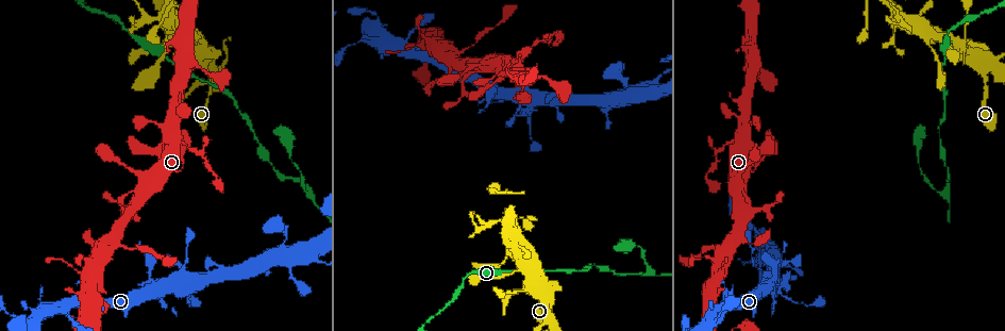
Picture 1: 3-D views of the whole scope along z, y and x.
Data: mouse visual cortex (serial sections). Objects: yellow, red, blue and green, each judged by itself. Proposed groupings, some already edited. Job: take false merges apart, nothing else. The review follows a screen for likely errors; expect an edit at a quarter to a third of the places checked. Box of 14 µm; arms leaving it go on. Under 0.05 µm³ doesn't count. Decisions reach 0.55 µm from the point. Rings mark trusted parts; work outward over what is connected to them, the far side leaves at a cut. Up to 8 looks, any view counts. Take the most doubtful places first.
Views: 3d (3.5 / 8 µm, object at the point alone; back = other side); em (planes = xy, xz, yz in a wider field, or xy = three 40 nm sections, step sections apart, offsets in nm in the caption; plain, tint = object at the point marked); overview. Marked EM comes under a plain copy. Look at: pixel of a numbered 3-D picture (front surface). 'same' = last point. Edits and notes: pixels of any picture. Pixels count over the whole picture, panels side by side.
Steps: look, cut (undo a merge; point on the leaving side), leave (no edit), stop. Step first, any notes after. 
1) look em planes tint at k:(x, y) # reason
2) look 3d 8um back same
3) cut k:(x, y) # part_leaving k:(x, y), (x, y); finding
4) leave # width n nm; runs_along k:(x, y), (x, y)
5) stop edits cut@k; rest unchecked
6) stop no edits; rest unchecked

look 3d 3.5um at 1:(189, 149) # calibre changes

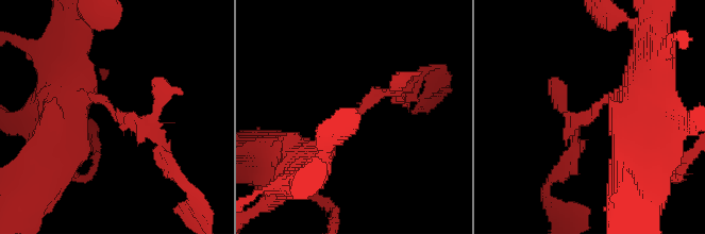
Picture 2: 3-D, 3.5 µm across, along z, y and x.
look em xy step 1 tint at 2:(115, 115) # shape alone is not enough

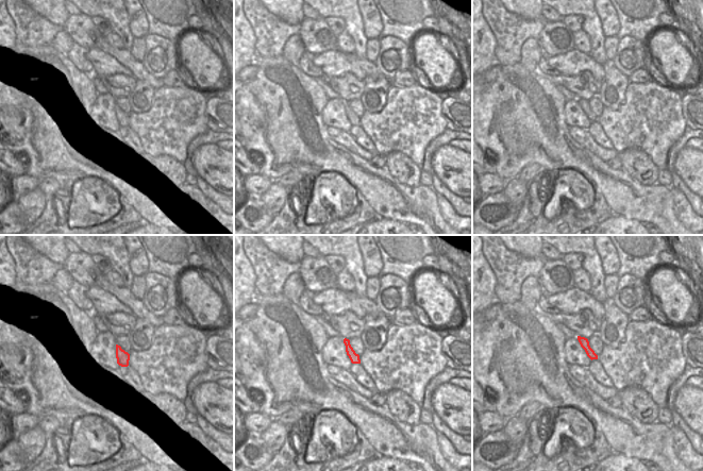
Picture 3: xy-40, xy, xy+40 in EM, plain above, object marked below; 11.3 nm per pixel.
look em xy step 2 tint same

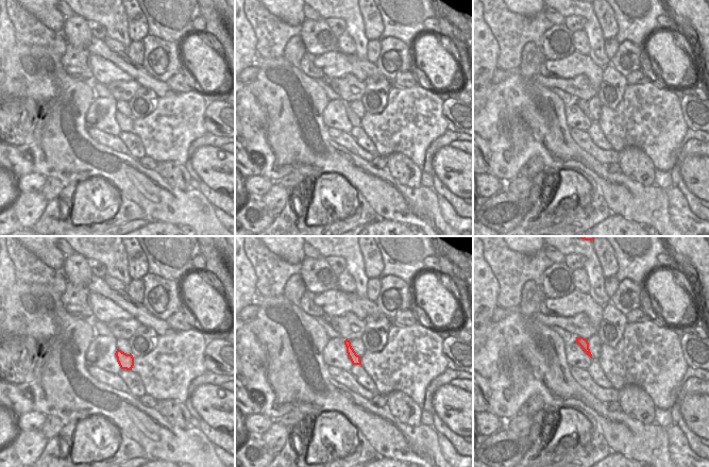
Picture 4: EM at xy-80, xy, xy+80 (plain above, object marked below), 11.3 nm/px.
leave # runs_along 2:(300, 166), (378, 95), (398, 95); continuous, no second cell

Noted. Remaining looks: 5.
look 3d 3.5um at 1:(551, 314) # abrupt turn

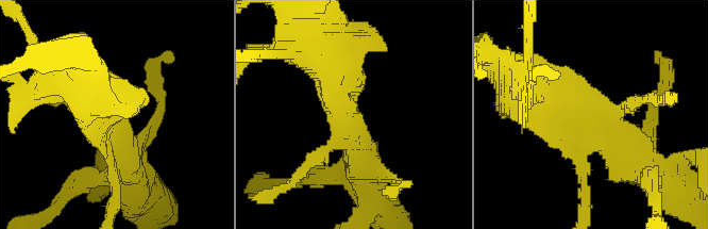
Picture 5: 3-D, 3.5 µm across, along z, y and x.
look em xy step 5 tint at 5:(591, 134) # arms 4; arm_widths 150, 200, 500, 600 nm

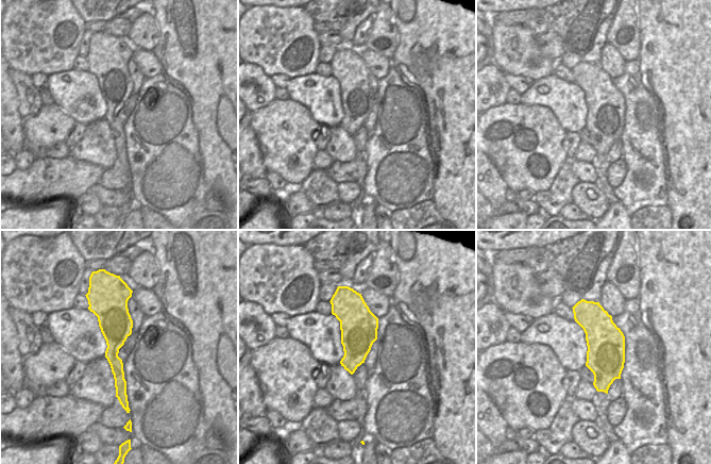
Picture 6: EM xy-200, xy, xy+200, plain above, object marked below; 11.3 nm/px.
leave # width 420 nm; runs_along 6:(114, 307), (114, 360), (123, 392); continuous, no second cell

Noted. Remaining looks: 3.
look 3d 8um at 1:(522, 217) # calibre changes

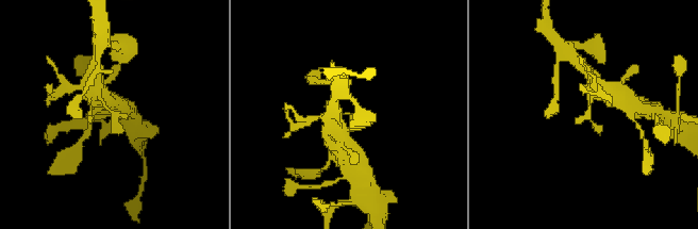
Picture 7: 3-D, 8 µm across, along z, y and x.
look em xy step 2 tint at 7:(346, 113)

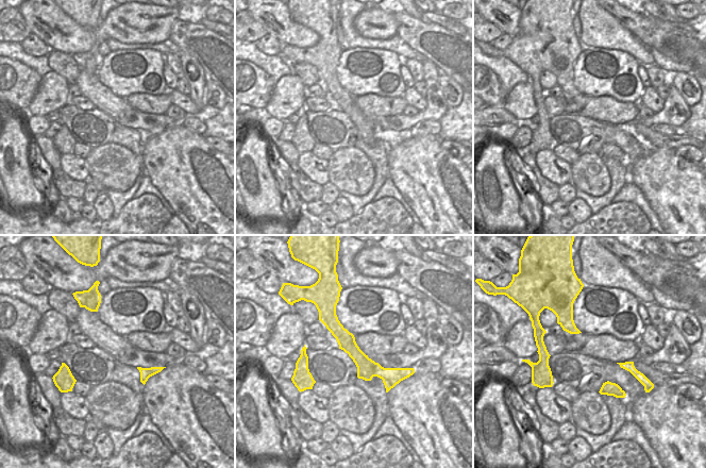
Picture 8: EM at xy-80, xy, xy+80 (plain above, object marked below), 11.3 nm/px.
leave # runs_along 8:(324, 320), (371, 369), (397, 371); one cell here

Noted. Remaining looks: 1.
stop no edits; rest unchecked

